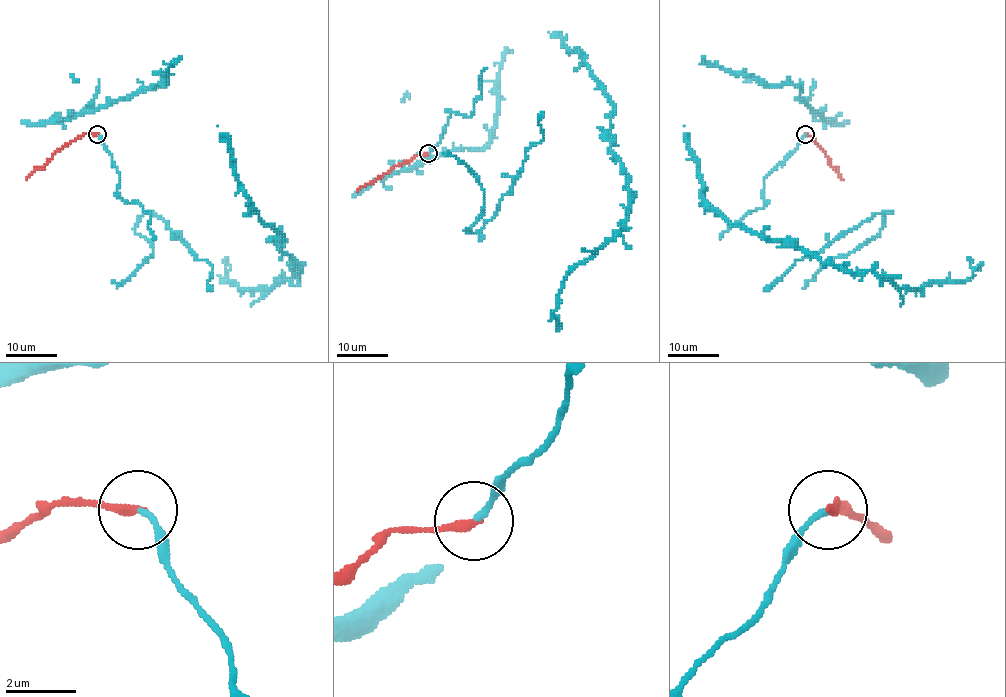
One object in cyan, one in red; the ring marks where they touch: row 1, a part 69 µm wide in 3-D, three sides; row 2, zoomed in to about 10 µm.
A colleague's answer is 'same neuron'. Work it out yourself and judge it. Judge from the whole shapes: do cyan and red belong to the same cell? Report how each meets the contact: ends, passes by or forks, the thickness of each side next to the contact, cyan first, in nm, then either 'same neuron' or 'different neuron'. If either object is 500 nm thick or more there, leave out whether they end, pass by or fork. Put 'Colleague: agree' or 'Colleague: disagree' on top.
Colleague: agree
cyan ends; red ends; calibres 140 and 240 nm; same neuron

